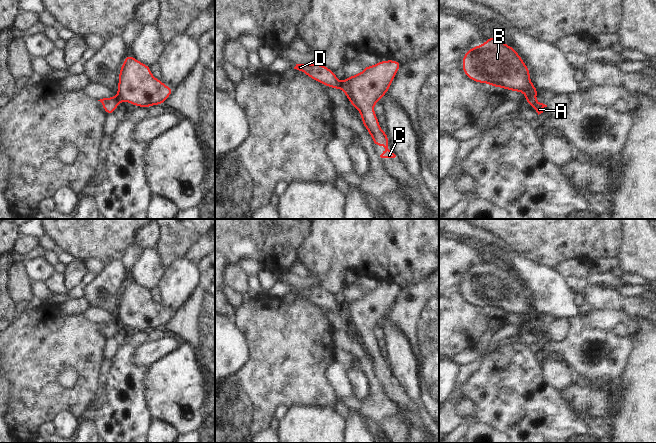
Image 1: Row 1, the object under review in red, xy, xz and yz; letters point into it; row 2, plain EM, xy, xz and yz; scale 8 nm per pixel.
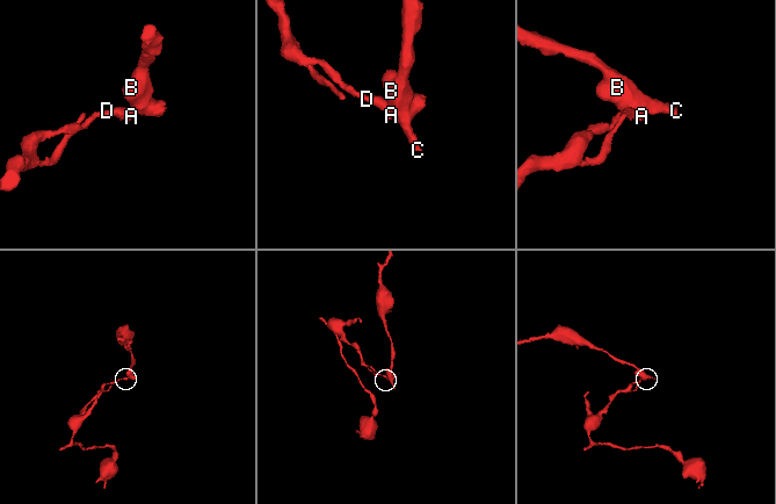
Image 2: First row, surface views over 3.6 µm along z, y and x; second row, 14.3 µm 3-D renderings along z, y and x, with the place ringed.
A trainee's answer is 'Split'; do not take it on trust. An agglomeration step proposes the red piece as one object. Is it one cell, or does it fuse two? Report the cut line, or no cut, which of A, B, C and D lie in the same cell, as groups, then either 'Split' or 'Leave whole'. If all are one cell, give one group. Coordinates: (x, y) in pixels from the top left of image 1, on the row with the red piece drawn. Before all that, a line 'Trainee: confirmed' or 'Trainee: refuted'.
Trainee: confirmed
Split along yz (534, 99), (526, 101). Groups: A D / B C. Split

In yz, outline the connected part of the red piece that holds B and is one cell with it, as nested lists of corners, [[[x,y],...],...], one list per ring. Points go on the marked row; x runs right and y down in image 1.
[[[494,36],[464,54],[462,70],[475,83],[524,92],[525,101],[535,100],[539,92],[530,80],[530,70],[516,49]]]

